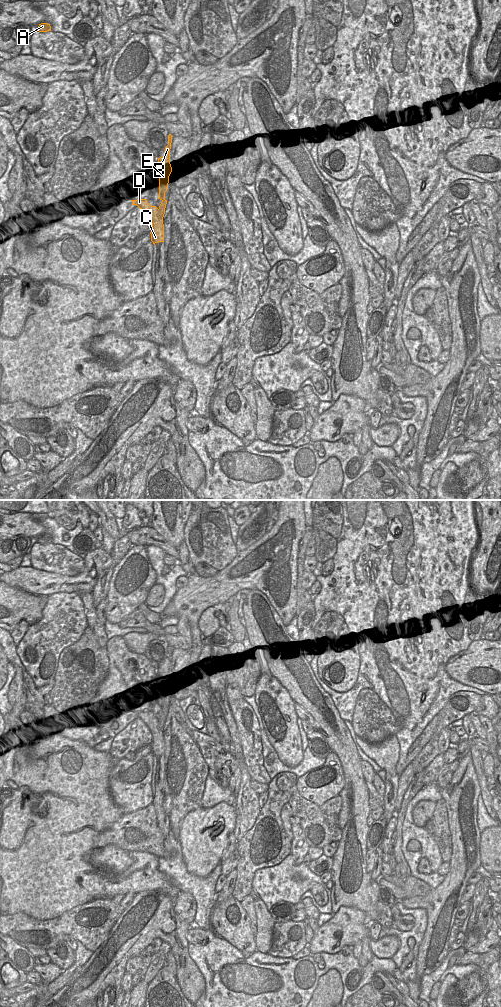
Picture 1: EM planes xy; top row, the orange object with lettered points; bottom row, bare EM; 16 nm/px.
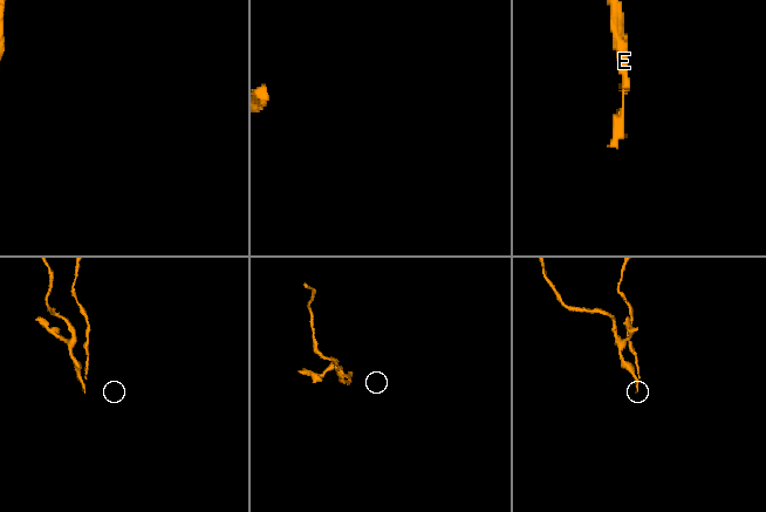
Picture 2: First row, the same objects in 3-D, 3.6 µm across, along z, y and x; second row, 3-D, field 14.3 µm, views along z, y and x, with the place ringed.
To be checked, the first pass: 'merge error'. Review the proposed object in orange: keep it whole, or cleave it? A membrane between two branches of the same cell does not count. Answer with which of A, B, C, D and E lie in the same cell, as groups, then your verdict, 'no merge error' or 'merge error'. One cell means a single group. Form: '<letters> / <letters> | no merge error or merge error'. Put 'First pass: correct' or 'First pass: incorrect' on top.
First pass: correct
A C D / B E | merge error

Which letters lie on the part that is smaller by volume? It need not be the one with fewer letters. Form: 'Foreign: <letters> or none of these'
Foreign: B, E.

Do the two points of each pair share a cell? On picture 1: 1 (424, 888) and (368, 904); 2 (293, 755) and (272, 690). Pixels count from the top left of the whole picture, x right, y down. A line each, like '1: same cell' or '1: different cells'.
1: different cells
2: same cell

